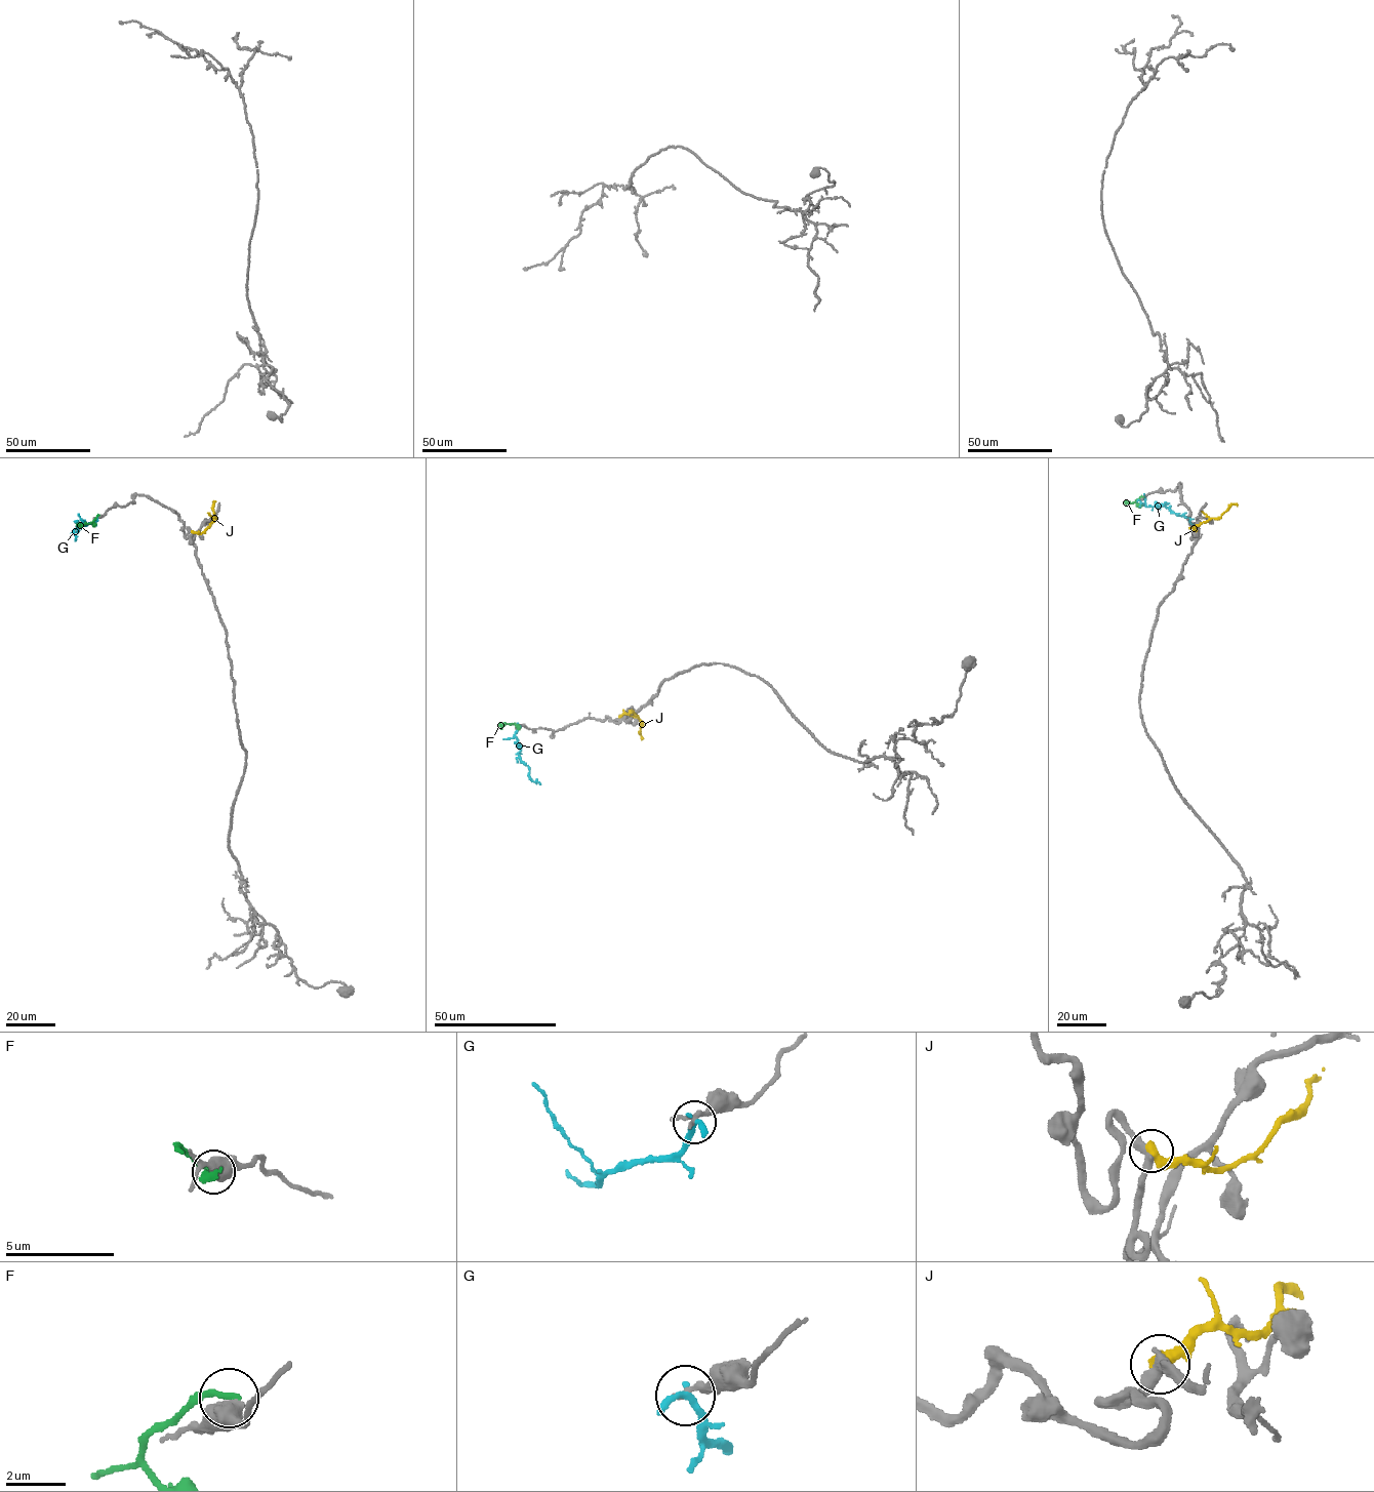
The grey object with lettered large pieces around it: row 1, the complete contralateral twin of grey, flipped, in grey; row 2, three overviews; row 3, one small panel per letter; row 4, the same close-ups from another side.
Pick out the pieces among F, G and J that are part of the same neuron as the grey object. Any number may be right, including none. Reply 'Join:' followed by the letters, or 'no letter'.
Join: no letter

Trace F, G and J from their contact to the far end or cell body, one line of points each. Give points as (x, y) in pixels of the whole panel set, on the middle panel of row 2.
F: (518, 726), (503, 724), (501, 729)
G: (517, 725), (520, 760), (528, 767), (529, 778), (540, 784)
J: (620, 717), (633, 711), (641, 721), (639, 732), (643, 738)

